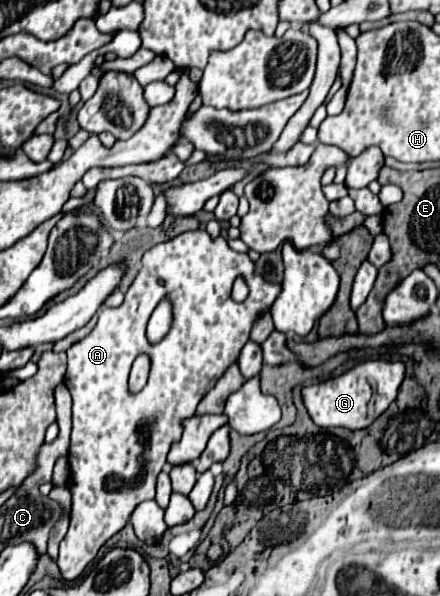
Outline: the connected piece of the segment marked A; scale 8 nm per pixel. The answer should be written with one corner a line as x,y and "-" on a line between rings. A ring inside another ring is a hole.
189,230
189,232
183,232
167,242
161,242
161,244
155,244
153,248
149,248
143,258
141,258
141,270
139,274
135,276
133,284
129,286
129,290
125,292
125,300
121,306
117,308
107,308
105,304
101,306
99,310
99,320
95,324
95,328
79,342
75,342
69,350
67,350
67,372
65,372
65,386
69,388
71,396
73,396
73,430
71,430
71,446
69,446
69,454
67,454
67,460
69,460
69,492
71,492
71,526
65,534
65,538
61,540
59,544
59,558
57,558
57,564
61,568
61,574
65,580
75,580
83,568
97,556
99,548
113,536
117,534
129,520
133,508
137,504
141,504
143,500
153,500
155,498
155,482
157,482
157,476
163,468
163,464
167,462
167,452
171,448
171,442
179,440
181,438
181,420
183,418
189,418
193,416
197,404
201,402
201,398
215,386
217,378
223,376
223,372
227,370
229,364
233,364
235,360
239,360
239,354
241,354
241,348
245,346
245,342
249,340
249,332
251,332
251,326
253,322
257,320
257,316
265,310
265,308
271,308
273,300
277,298
281,286
279,284
271,284
267,282
263,276
255,276
255,264
249,260
247,254
239,254
235,250
231,250
227,246
227,238
219,236
219,238
211,238
209,232
205,230
-
241,276
249,288
249,296
243,300
243,302
235,302
231,298
231,288
233,288
233,282
235,278
-
163,298
169,298
171,304
173,304
173,328
169,328
169,336
165,336
165,340
157,342
157,344
151,344
147,340
147,334
145,334
145,328
147,328
147,322
149,322
149,316
153,314
155,306
163,300
-
139,354
149,354
151,356
151,372
149,372
149,382
145,384
145,388
139,392
139,394
131,394
129,388
127,388
127,378
129,378
129,370
131,370
131,364
133,360
139,356

